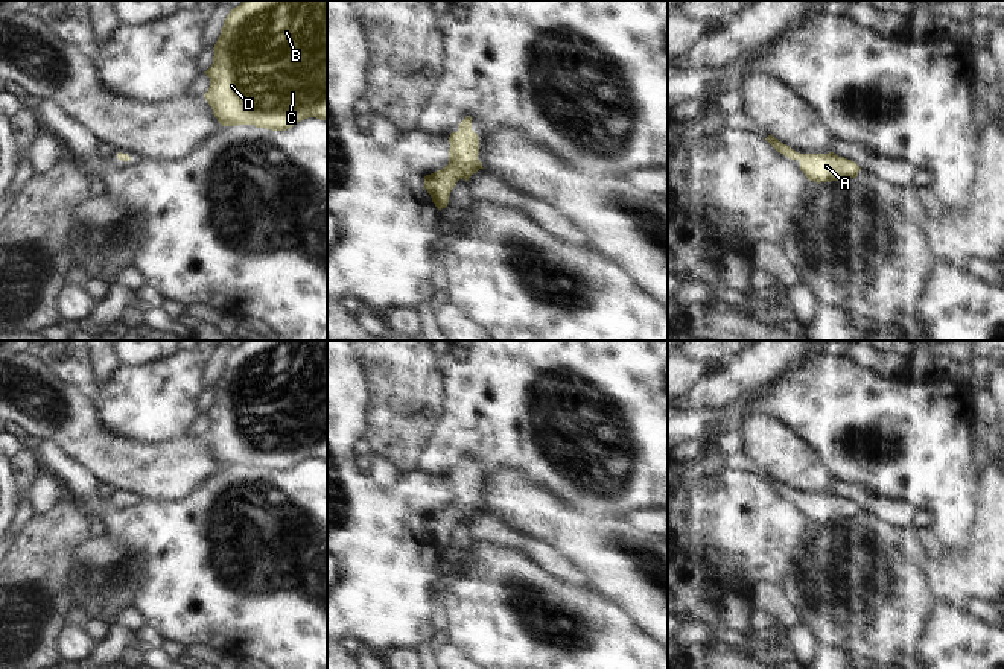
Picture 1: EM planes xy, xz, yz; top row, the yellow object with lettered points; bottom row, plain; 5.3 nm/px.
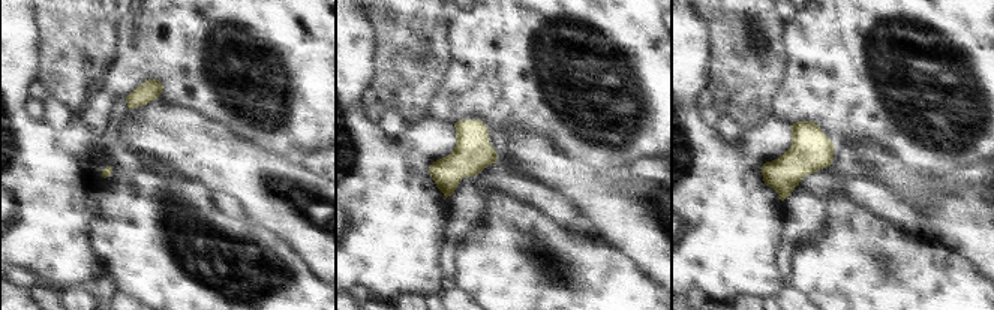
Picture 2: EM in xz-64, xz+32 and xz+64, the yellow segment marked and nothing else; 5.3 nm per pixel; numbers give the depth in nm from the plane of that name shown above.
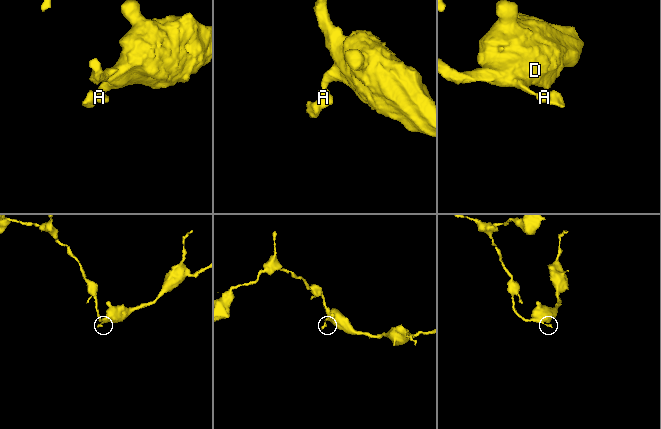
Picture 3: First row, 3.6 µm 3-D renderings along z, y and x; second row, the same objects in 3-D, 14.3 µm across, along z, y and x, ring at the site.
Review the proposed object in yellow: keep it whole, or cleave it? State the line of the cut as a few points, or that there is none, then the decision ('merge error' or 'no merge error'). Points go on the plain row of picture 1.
no cut; no merge error

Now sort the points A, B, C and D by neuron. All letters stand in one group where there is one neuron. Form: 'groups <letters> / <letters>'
groups A B C D

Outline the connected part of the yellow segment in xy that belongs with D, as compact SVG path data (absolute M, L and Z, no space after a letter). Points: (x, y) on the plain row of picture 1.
M243 341L227 356L213 391L213 404L205 412L210 427L204 438L221 467L253 465L271 471L286 471L309 458L327 462L327 341Z

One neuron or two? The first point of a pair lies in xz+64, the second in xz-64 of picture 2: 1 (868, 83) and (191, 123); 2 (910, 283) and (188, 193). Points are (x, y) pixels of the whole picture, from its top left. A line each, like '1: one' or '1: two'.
1: two
2: one

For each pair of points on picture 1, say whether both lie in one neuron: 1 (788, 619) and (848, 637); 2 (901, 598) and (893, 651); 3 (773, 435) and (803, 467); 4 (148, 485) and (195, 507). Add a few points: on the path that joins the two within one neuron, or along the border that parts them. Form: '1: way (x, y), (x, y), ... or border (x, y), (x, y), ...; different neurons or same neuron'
1: way (803, 618), (828, 618), (832, 622); same neuron
2: way (893, 611), (893, 637); same neuron
3: way (779, 443), (796, 459); same neuron
4: border (210, 479), (177, 500), (146, 499); different neurons

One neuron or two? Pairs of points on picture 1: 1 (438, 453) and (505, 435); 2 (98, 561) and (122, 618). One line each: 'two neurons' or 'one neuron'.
1: one neuron
2: one neuron

